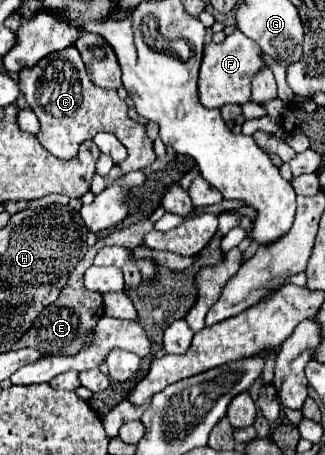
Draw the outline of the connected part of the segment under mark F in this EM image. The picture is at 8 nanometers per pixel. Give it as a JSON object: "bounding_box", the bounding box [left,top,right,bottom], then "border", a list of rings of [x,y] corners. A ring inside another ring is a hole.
{"bounding_box":[199,29,265,109],"border":[[[239,29],[231,33],[223,43],[209,43],[203,51],[201,71],[199,71],[199,103],[209,109],[221,109],[223,105],[237,103],[243,105],[251,101],[251,77],[255,71],[265,67],[261,61],[261,49],[255,41],[243,35]]]}

